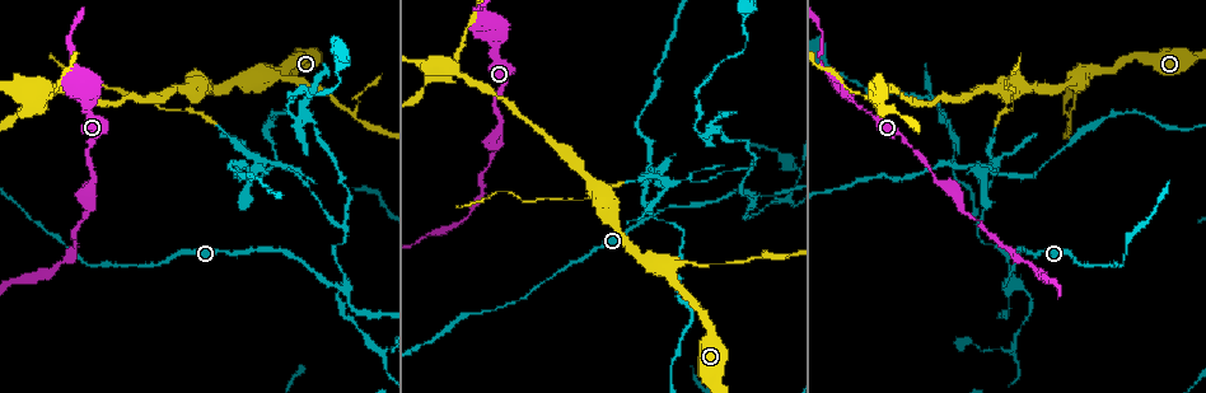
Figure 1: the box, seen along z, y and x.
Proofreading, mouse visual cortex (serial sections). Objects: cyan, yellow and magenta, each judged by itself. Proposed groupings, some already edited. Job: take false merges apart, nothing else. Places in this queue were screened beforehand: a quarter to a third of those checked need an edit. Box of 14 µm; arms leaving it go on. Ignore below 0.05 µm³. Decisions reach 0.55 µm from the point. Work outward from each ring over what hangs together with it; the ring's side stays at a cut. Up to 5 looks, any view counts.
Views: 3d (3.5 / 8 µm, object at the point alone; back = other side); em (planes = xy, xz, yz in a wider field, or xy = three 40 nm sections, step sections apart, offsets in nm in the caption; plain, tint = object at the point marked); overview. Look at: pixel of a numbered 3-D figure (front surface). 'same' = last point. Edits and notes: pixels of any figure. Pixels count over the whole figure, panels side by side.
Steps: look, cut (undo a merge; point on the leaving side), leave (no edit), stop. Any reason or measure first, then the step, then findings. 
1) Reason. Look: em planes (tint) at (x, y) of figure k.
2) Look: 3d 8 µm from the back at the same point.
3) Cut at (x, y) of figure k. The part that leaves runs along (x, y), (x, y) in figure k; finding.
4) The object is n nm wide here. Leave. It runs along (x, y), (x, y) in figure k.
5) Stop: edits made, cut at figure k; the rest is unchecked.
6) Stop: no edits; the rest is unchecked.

Four-way junction. Look: 3d 8 µm at (754, 200) of figure 1.

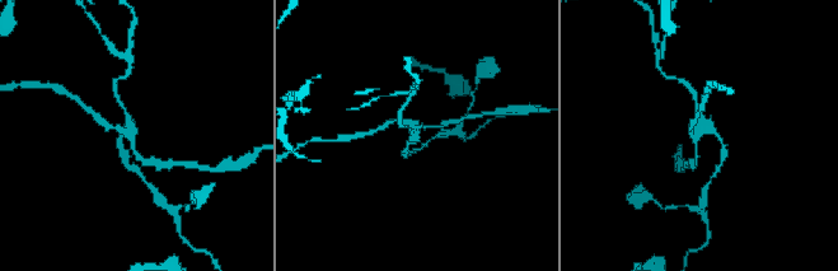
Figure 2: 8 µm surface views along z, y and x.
Look: 3d 3.5 µm at (700, 124) of figure 2.

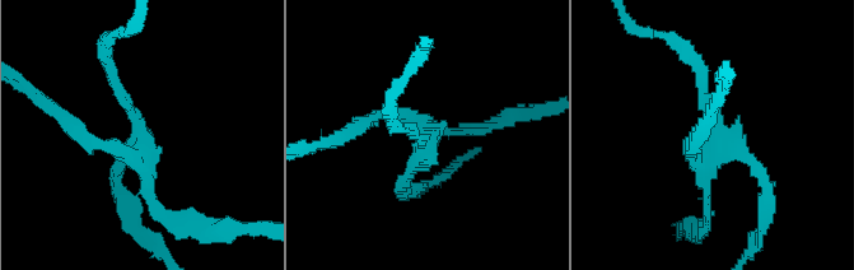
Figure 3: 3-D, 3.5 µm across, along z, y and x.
Cut at (120, 171) of figure 3. The part that leaves runs along (144, 152), (136, 116), (104, 50) in figure 3; two cells meet here.

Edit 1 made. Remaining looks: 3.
Calibre changes. Look: 3d 3.5 µm at (263, 67) of figure 1.

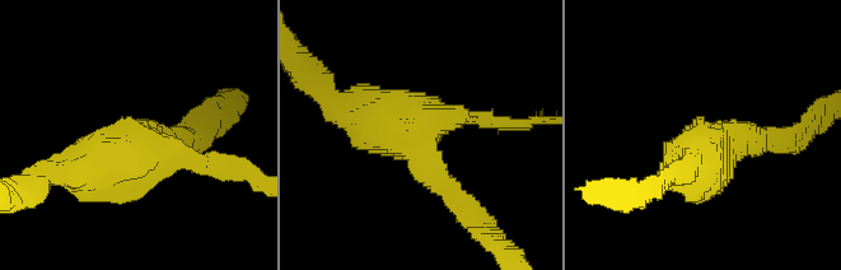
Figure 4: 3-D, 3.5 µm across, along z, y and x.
Shape alone is not enough. Look: em xy step 5 (tint) at (731, 137) of figure 4.

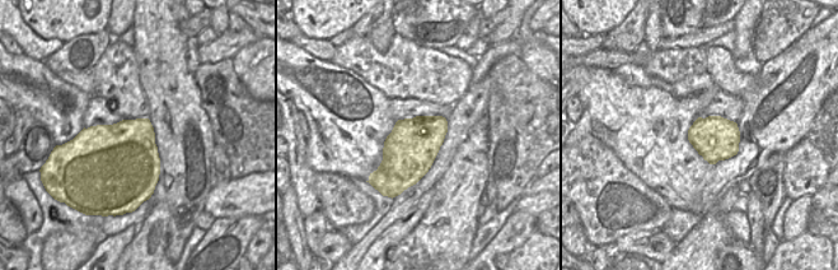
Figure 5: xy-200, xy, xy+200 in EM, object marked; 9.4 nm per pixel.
Leave. It runs along (459, 201), (401, 126), (337, 103) in figure 4; continuous, no second cell.

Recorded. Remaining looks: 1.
Stop: edits made, cut at figure 3; the rest is unchecked.

